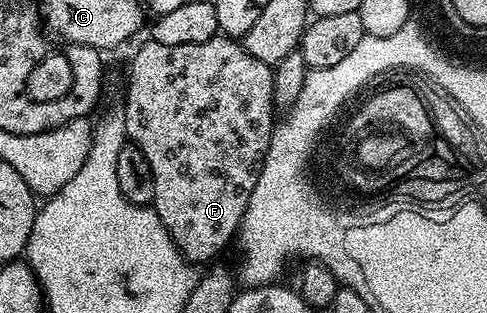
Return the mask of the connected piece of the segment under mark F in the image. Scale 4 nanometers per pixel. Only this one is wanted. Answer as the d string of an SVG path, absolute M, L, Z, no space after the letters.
M218 35L209 42L197 42L189 46L161 46L161 42L148 39L135 52L131 60L131 69L127 72L127 101L121 104L125 114L125 130L130 143L136 144L145 154L149 162L149 170L153 170L153 190L155 199L153 207L155 213L161 218L165 230L170 234L171 240L178 246L183 257L192 265L200 266L206 260L211 260L227 243L236 239L239 224L243 220L245 210L249 206L249 198L253 194L253 186L257 186L259 171L263 165L265 154L269 150L271 134L277 123L277 105L275 102L275 73L272 65L261 62L261 58L253 58L243 49L238 39L230 36Z

